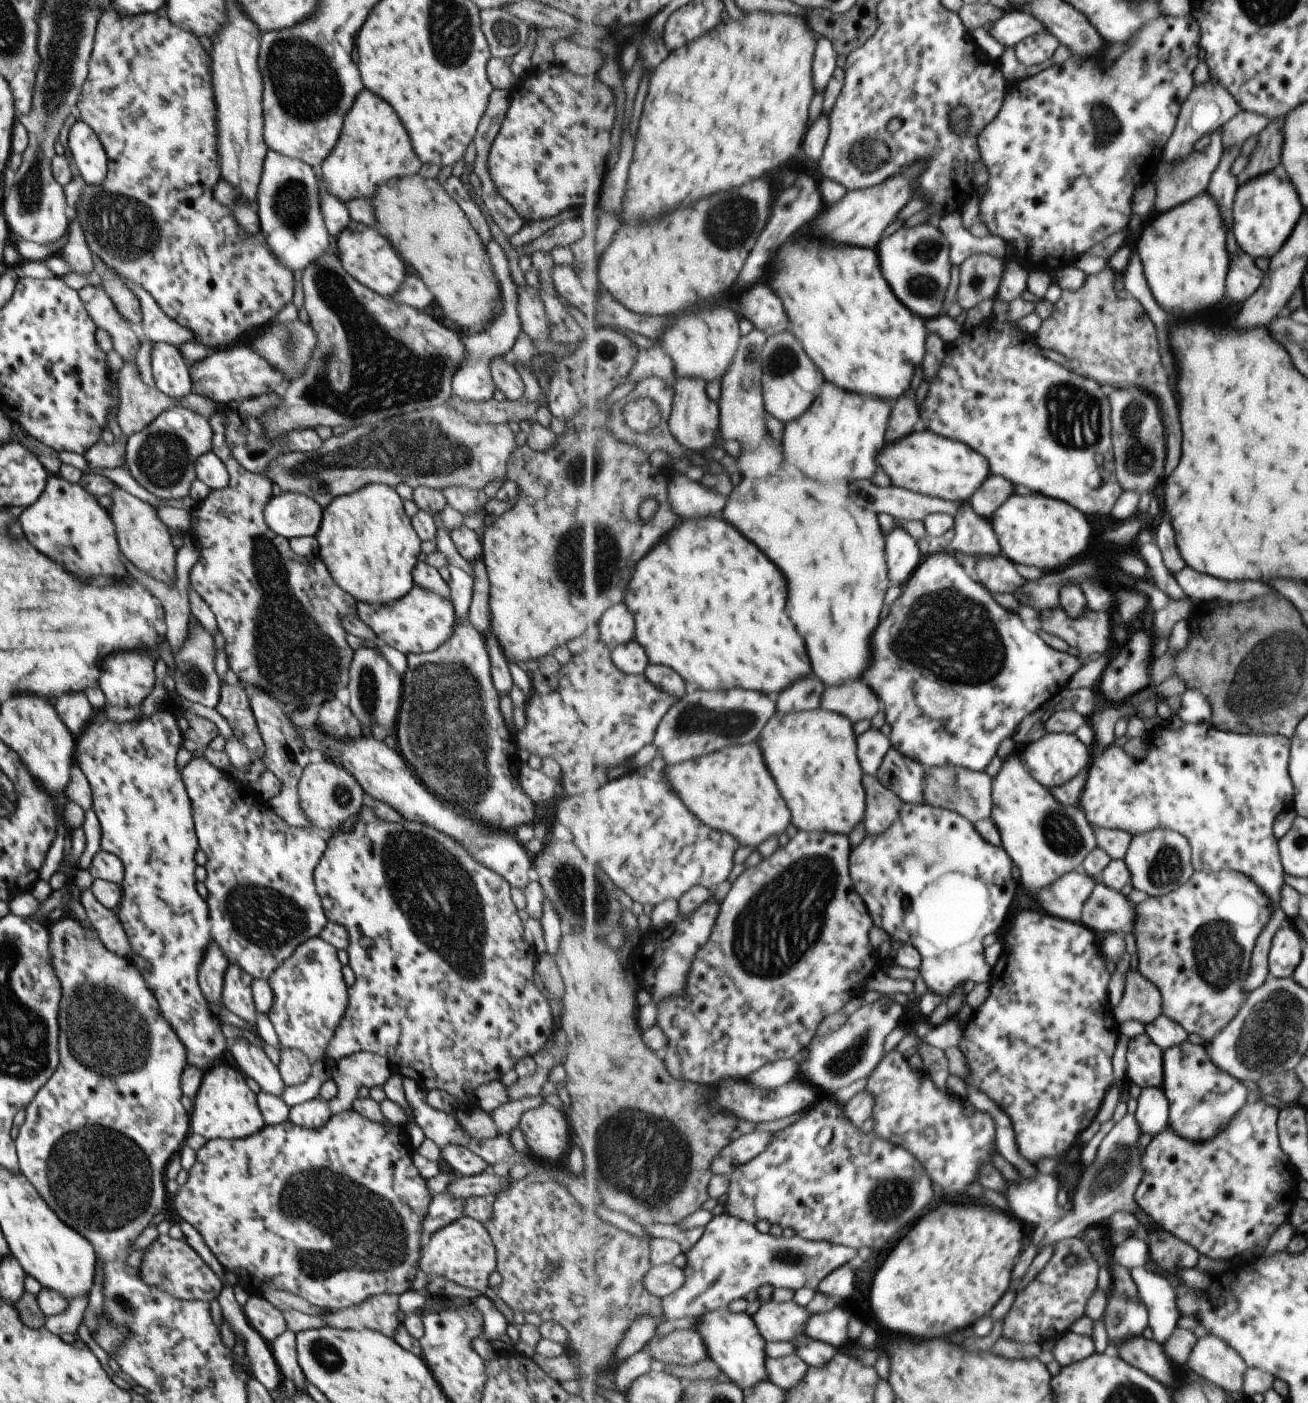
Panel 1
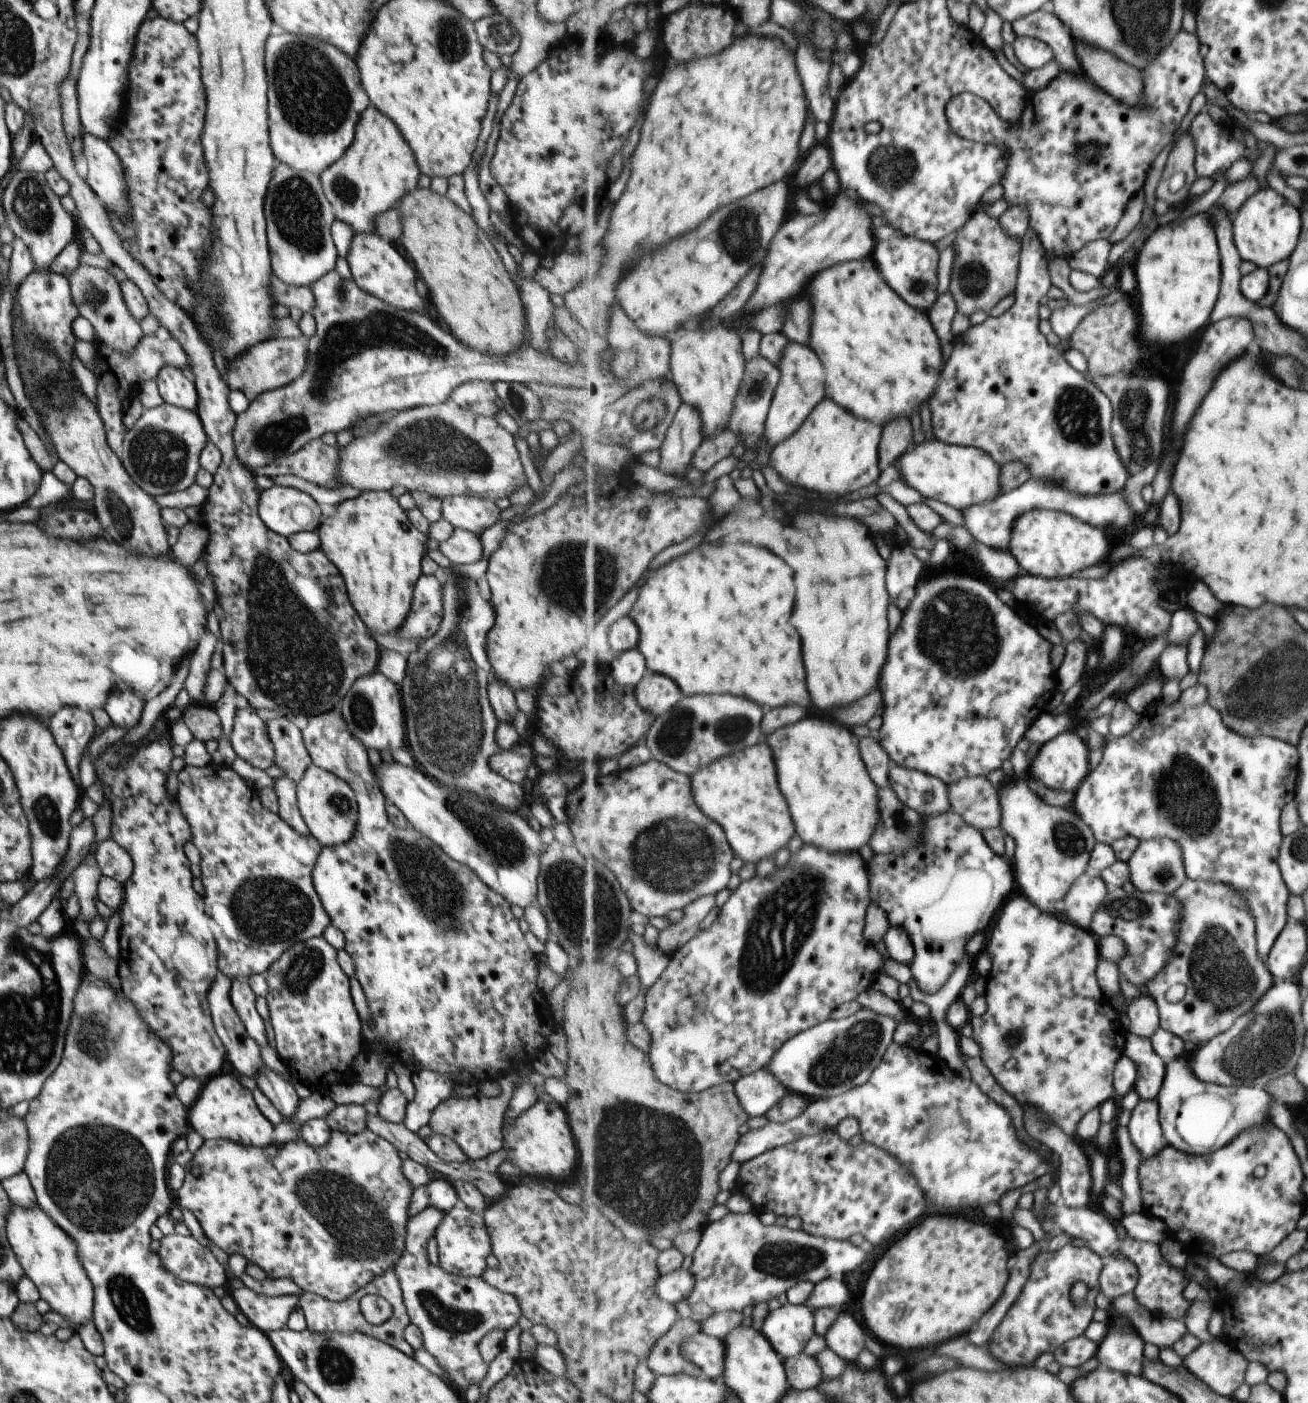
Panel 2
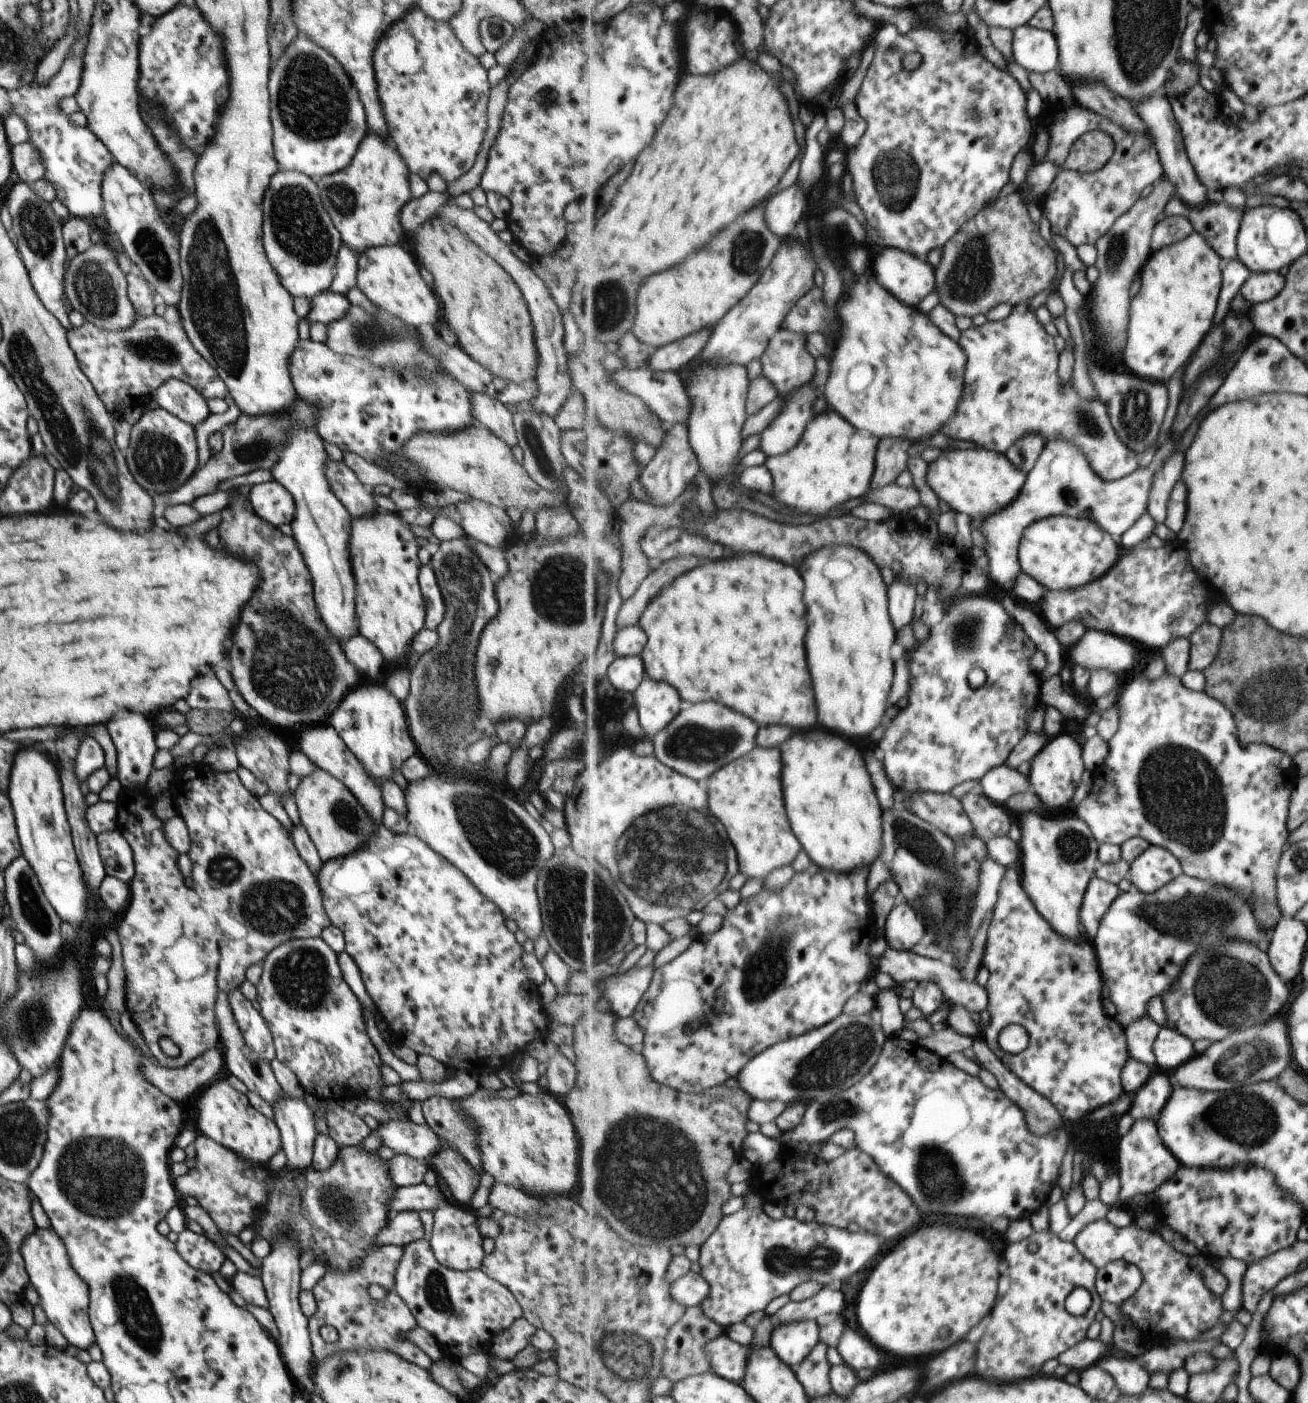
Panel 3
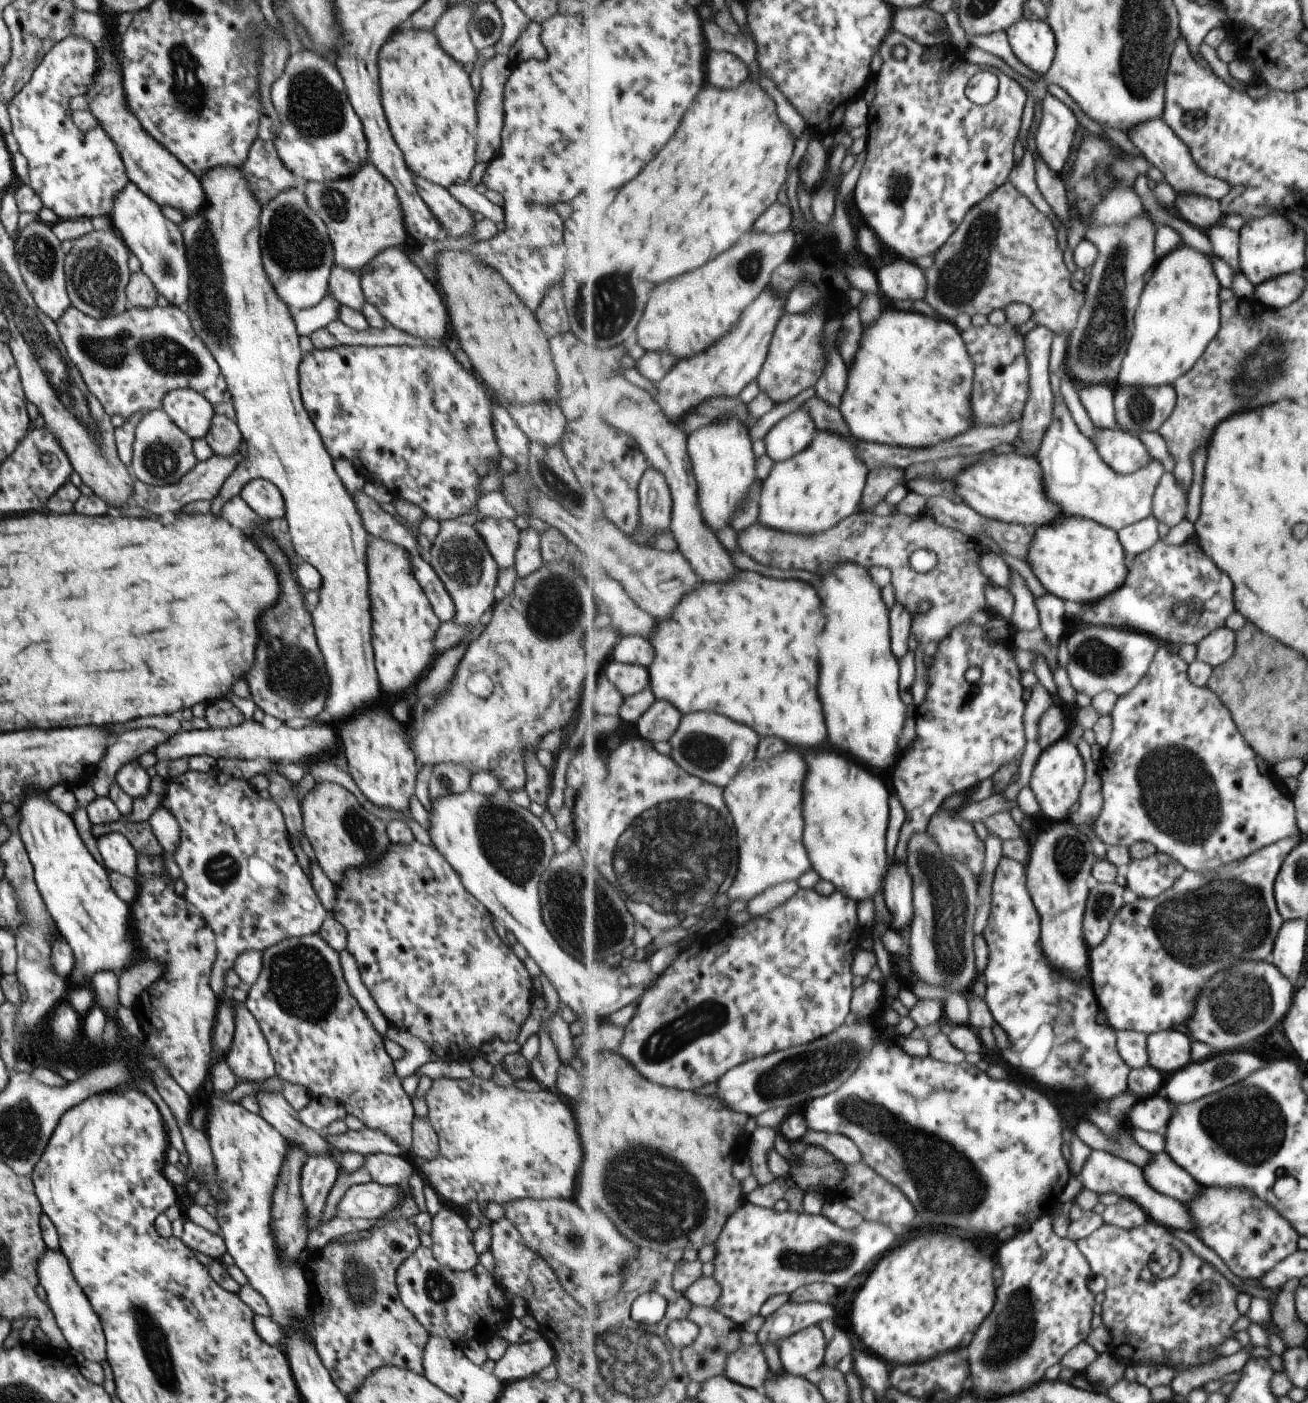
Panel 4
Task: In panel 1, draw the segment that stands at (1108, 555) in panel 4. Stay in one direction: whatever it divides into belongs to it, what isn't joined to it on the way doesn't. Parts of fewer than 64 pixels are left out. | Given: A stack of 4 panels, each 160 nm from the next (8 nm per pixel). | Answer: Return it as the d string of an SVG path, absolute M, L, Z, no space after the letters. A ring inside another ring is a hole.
M1042 493L1023 496L1023 494L1013 494L1001 508L999 508L991 519L991 524L1004 556L1014 564L1034 566L1041 570L1057 570L1067 566L1071 560L1081 556L1091 540L1093 540L1093 530L1087 520L1087 516L1057 498L1049 498Z

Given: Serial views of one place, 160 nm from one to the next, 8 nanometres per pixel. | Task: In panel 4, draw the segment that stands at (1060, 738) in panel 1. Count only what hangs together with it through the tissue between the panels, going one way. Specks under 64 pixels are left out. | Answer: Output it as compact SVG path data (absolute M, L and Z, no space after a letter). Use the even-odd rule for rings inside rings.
M1063 738L1041 754L1031 778L1030 788L1035 792L1044 815L1056 823L1061 823L1071 818L1069 812L1077 802L1079 803L1083 784L1085 784L1085 762L1079 752L1079 746Z

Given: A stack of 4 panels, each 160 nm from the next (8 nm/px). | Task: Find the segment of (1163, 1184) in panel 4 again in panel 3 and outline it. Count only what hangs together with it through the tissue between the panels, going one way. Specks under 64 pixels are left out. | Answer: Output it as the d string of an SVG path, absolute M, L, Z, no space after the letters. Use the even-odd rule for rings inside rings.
M1137 1119L1134 1121L1133 1128L1127 1133L1127 1136L1121 1136L1115 1163L1122 1182L1120 1197L1117 1200L1118 1206L1124 1206L1125 1202L1141 1193L1153 1195L1154 1190L1173 1178L1181 1166L1180 1161L1165 1146L1155 1119Z

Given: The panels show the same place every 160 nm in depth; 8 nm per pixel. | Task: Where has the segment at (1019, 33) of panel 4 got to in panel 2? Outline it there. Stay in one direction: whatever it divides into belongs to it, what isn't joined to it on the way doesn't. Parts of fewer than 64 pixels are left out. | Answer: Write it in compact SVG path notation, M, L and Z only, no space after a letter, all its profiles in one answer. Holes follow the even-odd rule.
M1017 37L1013 47L1020 63L1030 70L1043 68L1054 59L1054 48L1041 39Z

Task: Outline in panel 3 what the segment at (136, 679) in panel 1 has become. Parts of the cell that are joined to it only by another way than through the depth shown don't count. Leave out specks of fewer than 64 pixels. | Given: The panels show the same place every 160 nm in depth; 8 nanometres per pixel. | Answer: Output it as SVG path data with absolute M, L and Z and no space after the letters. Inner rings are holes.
M115 714L107 724L105 724L109 736L113 741L116 750L116 776L122 788L143 787L151 770L153 754L158 748L154 743L154 726L147 724L147 720L141 714Z

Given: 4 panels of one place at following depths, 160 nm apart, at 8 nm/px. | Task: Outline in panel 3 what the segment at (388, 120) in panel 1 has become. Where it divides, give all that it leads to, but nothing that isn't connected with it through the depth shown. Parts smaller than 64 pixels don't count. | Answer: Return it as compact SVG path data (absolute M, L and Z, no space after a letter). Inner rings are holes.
M366 132L361 137L347 166L331 174L319 176L320 178L317 180L316 185L321 204L329 215L333 226L339 232L340 242L346 244L346 247L349 247L351 250L354 250L356 256L362 250L369 247L398 244L404 231L399 224L398 212L412 198L410 184L408 183L409 173L410 170L407 168L405 162L403 162L401 155L396 151L394 146L388 143L385 137Z

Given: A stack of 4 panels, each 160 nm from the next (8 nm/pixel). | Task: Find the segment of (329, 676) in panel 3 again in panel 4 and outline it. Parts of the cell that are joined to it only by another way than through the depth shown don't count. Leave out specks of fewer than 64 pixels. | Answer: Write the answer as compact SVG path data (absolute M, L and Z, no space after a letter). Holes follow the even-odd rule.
M248 530L248 533L252 534L251 540L263 550L263 554L277 570L277 582L279 582L277 604L269 606L267 612L263 612L257 622L259 640L255 646L255 660L245 674L249 694L251 694L250 700L263 714L274 716L281 723L289 722L292 718L313 718L325 706L329 678L319 648L315 644L309 612L303 604L303 596L293 578L292 568L289 568L289 560L285 558L282 550L267 535L264 534L263 538L259 538L262 532Z

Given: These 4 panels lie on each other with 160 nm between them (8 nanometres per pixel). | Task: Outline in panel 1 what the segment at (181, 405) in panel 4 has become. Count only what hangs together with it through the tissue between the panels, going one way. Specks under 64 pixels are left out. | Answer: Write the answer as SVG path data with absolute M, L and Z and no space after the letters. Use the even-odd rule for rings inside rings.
M165 342L151 346L151 374L155 388L167 398L183 398L193 392L188 366L177 347Z

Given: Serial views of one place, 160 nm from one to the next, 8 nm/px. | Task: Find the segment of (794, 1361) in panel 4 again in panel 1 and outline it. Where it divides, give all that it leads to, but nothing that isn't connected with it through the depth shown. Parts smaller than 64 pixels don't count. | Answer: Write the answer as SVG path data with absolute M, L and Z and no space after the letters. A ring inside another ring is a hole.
M792 1299L789 1302L772 1302L760 1306L752 1316L767 1343L795 1342L806 1334L812 1313Z

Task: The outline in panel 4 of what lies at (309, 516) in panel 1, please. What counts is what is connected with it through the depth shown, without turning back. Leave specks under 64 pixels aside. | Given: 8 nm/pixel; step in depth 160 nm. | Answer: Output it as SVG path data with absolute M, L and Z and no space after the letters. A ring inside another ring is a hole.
M252 479L242 488L239 496L261 519L276 523L277 519L284 518L283 500L270 481Z

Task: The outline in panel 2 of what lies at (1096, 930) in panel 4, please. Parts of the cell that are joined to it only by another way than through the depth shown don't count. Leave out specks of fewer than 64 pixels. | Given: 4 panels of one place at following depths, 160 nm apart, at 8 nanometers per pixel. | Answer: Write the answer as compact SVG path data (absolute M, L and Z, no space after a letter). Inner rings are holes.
M1083 873L1072 884L1065 897L1062 908L1064 917L1074 925L1089 931L1094 914L1098 913L1098 908L1104 904L1107 897L1108 885L1104 879Z

